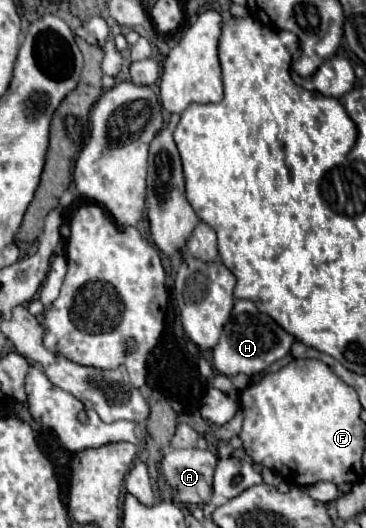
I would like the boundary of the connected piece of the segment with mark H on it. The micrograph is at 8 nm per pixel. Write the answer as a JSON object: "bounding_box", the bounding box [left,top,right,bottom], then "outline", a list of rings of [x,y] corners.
{"bounding_box":[212,299,294,375],"outline":[[[236,299],[234,301],[234,309],[232,315],[228,319],[228,323],[222,329],[222,337],[218,341],[218,345],[214,347],[214,355],[212,355],[212,365],[218,373],[222,375],[236,375],[236,373],[244,373],[244,375],[254,375],[254,373],[262,373],[266,371],[272,363],[280,361],[282,357],[286,357],[286,353],[290,351],[290,345],[294,343],[294,337],[288,335],[274,319],[270,319],[266,313],[258,311],[258,307],[252,301],[244,301],[244,299]]]}

